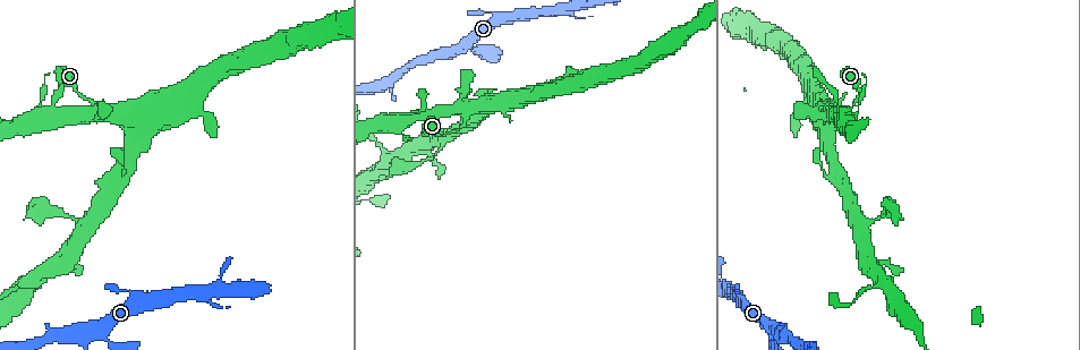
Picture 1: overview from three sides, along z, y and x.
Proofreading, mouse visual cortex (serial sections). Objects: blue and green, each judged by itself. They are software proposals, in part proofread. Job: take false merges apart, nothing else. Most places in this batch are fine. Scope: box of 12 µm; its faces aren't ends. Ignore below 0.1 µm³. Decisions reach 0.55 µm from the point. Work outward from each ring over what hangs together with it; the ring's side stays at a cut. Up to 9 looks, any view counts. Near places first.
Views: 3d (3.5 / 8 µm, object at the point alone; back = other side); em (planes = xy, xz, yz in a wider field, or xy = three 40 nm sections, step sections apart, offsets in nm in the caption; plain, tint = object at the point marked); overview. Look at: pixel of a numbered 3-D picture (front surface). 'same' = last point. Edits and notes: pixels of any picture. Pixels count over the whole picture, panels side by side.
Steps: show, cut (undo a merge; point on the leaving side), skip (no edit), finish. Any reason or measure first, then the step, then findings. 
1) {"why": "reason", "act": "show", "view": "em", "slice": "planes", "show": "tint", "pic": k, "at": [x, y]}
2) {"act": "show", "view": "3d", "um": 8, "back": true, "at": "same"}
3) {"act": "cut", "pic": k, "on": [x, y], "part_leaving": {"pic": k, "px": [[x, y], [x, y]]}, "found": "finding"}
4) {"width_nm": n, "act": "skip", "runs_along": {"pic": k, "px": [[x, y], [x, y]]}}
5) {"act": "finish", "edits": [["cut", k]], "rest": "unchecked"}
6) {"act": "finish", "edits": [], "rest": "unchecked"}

{"why": "calibre changes", "act": "show", "view": "3d", "um": 3.5, "pic": 1, "at": [12, 130]}

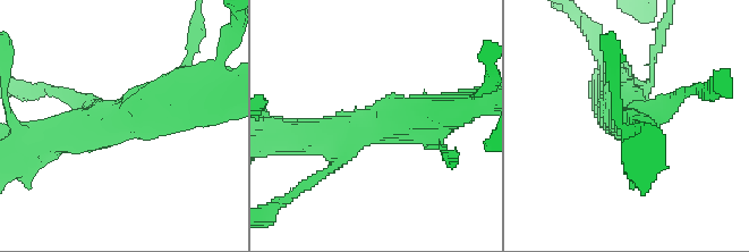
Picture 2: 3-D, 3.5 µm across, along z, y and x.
{"why": "shape alone is not enough", "act": "show", "view": "em", "slice": "xy", "step": 5, "show": "tint", "pic": 2, "at": [372, 123]}

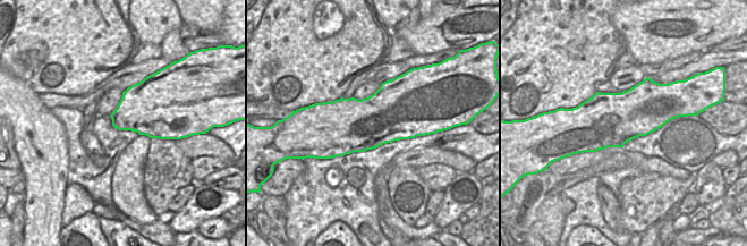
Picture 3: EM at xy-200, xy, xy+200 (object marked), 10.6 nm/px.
{"act": "skip", "runs_along": {"pic": 2, "px": [[442, 114], [355, 131], [331, 168]]}, "found": "continuous, no second cell"}

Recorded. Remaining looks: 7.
{"why": "four-way junction", "act": "show", "view": "3d", "um": 3.5, "back": true, "pic": 1, "at": [98, 330]}

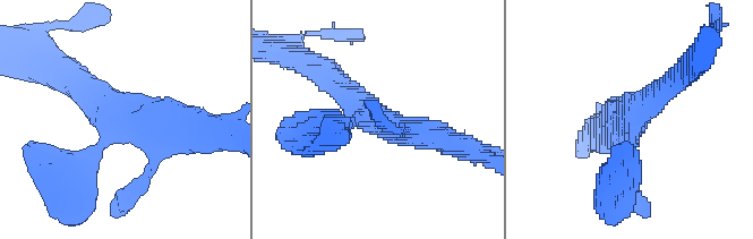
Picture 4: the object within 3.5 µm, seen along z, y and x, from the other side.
{"arms": 4, "arm_widths_nm": [200, 200, 350, 400], "why": "shape alone is not enough", "act": "show", "view": "em", "slice": "planes", "show": "tint", "pic": 4, "at": [634, 115]}

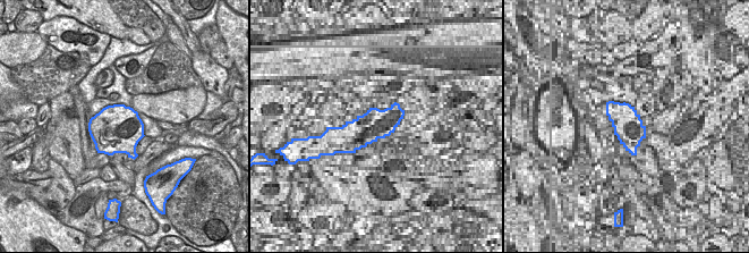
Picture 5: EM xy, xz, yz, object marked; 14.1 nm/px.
{"act": "skip", "runs_along": {"pic": 4, "px": [[324, 73], [376, 119], [442, 139]]}, "found": "all the same cell"}

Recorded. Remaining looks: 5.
{"why": "thin arm on a thick one", "act": "show", "view": "3d", "um": 8, "pic": 1, "at": [481, 105]}

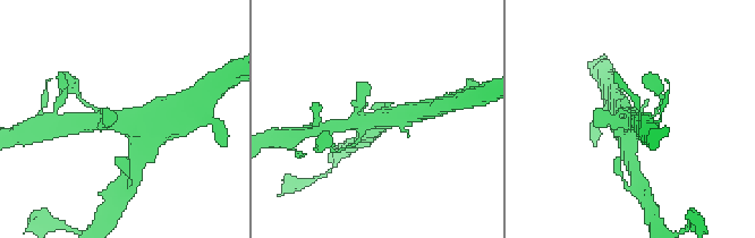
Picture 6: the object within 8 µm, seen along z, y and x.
{"act": "show", "view": "em", "slice": "planes", "show": "tint", "pic": 6, "at": [378, 120]}

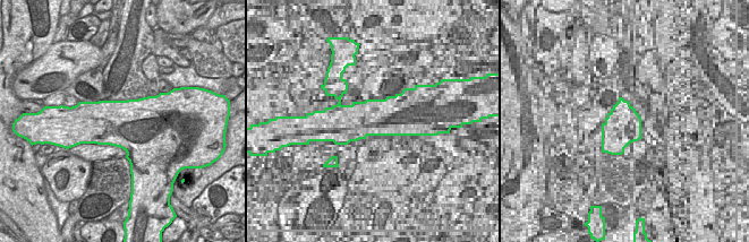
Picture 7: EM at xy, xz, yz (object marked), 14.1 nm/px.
{"act": "skip", "runs_along": {"pic": 6, "px": [[361, 134], [383, 115], [414, 112]]}, "found": "continuous, no second cell"}

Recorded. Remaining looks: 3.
{"act": "show", "view": "3d", "um": 3.5, "pic": 1, "at": [24, 284]}

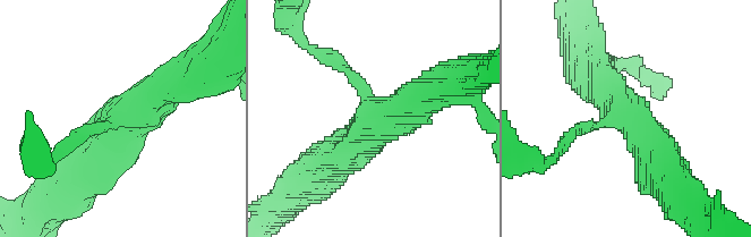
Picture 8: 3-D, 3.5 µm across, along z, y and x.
{"arms": 3, "arm_widths_nm": [150, 450, 500], "act": "show", "view": "em", "slice": "planes", "show": "plain", "pic": 8, "at": [617, 117]}

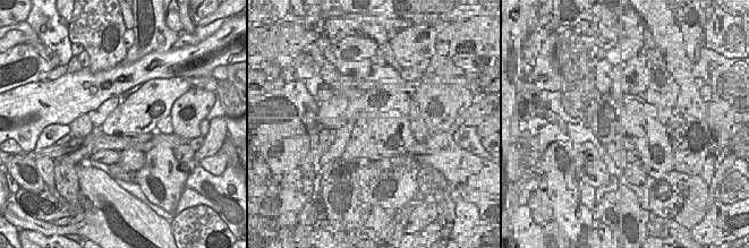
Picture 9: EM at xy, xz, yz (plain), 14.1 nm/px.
{"act": "show", "view": "em", "slice": "planes", "show": "tint", "at": "same"}

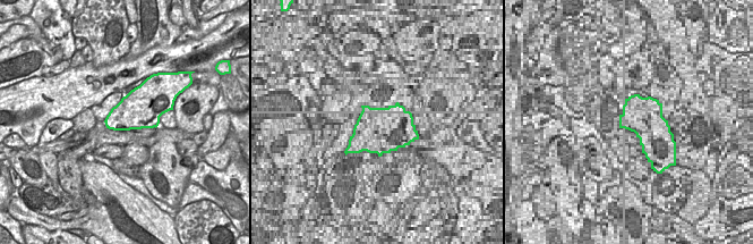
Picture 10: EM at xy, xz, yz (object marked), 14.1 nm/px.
{"act": "skip", "runs_along": {"pic": 8, "px": [[187, 77], [130, 115], [85, 171]]}, "found": "one cell here"}

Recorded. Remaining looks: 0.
{"act": "finish", "edits": [], "rest": "unchecked"}

